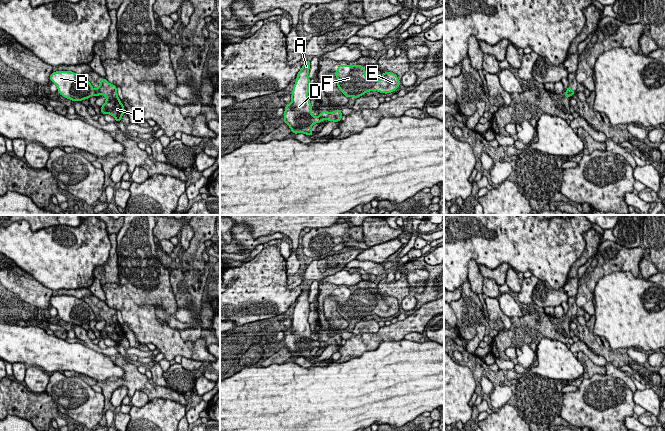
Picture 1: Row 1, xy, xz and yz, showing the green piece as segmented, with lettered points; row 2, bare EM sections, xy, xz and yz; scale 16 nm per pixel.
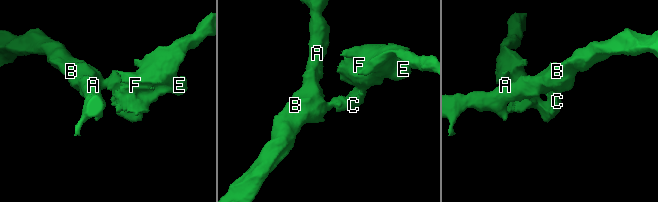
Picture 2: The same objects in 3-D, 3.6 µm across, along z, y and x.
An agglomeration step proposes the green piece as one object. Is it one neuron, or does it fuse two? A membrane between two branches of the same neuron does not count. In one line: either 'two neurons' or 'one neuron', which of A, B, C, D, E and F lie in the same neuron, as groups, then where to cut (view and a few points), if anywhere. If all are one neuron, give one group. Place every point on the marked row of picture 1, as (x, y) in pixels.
two neurons; groups A B D / C E F; cut xy (94, 90), (96, 95)

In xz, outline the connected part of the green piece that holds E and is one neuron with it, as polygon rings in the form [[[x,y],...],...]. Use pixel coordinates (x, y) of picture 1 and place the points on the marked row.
[[[338,65],[334,74],[338,88],[346,97],[358,98],[373,90],[387,94],[400,85],[397,75],[391,72],[382,73],[381,80],[367,80],[364,69],[361,65]]]

